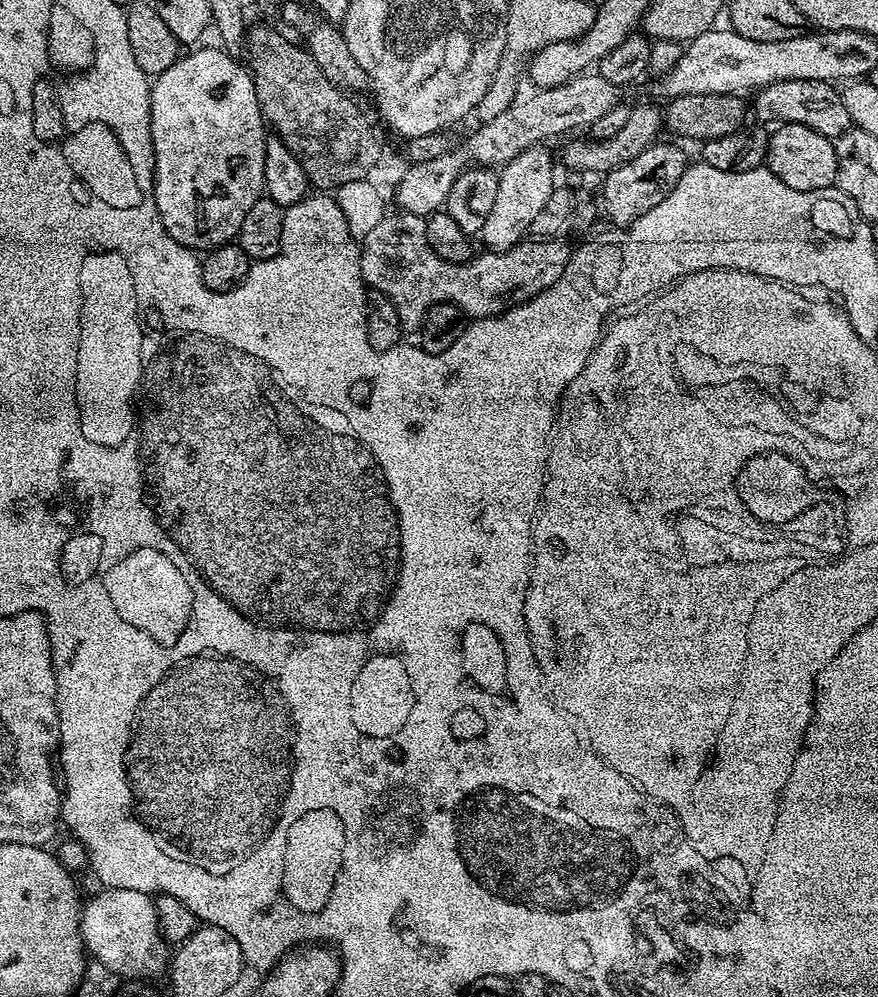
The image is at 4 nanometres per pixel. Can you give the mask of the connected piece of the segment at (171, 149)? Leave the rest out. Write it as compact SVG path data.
M200 48L181 55L151 85L150 122L154 146L152 193L165 230L182 246L211 250L235 241L250 206L265 195L266 121L260 113L251 71L241 61L216 48Z

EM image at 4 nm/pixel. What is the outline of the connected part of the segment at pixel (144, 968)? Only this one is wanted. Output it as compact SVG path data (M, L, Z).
M125 888L101 889L81 907L80 936L85 951L124 980L152 974L163 964L165 967L168 960L167 947L157 922L155 899L147 892Z

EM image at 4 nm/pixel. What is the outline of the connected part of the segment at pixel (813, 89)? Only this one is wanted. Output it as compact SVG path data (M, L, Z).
M787 80L786 82L774 82L770 86L759 89L755 93L754 99L751 101L750 108L756 111L756 116L760 120L776 120L777 125L782 124L801 124L802 126L810 126L810 130L814 130L818 134L829 138L841 136L853 127L850 114L846 114L846 106L844 105L843 95L839 91L836 92L831 83L826 80Z

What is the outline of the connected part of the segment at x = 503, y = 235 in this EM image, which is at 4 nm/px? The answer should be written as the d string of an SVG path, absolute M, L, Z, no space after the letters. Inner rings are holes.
M547 147L527 148L499 169L500 185L498 198L494 198L494 210L490 210L490 218L486 218L486 226L478 233L484 239L483 247L490 252L505 252L520 243L529 235L532 220L547 206L556 183L556 164L547 152Z

